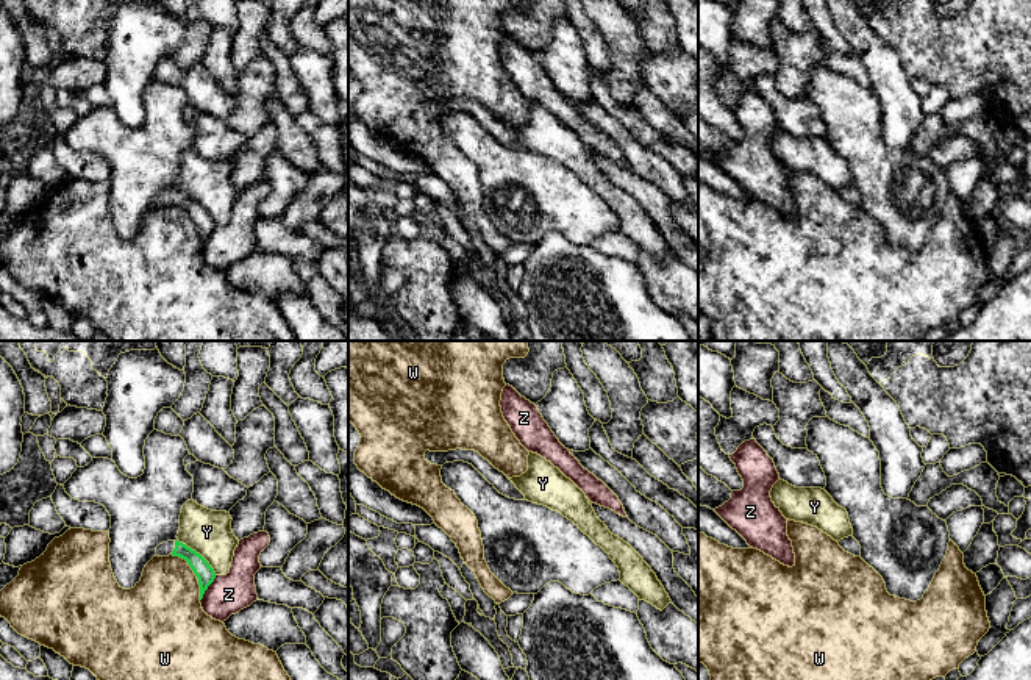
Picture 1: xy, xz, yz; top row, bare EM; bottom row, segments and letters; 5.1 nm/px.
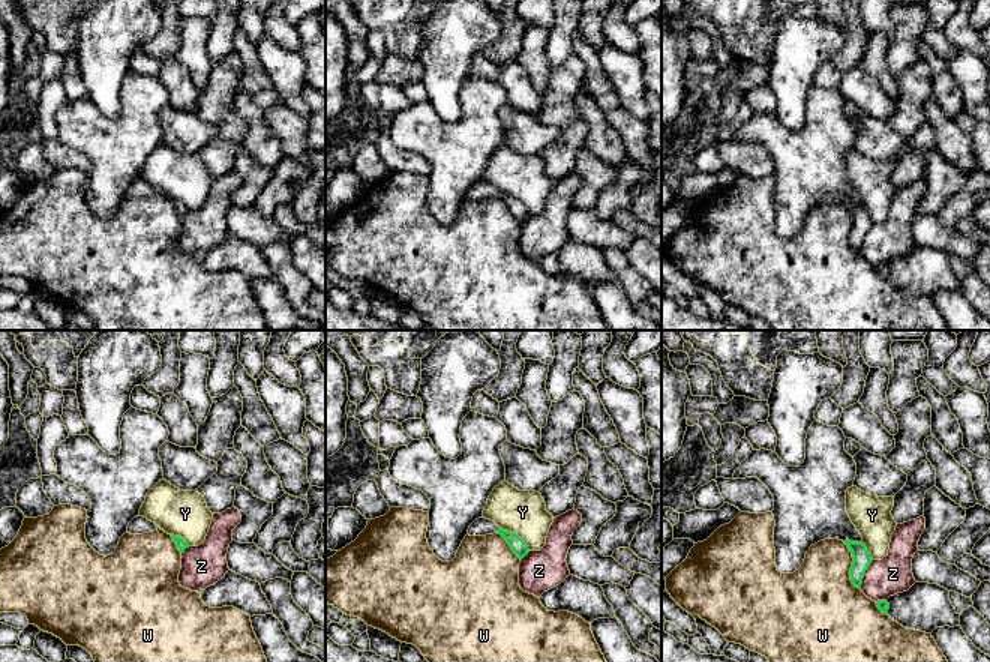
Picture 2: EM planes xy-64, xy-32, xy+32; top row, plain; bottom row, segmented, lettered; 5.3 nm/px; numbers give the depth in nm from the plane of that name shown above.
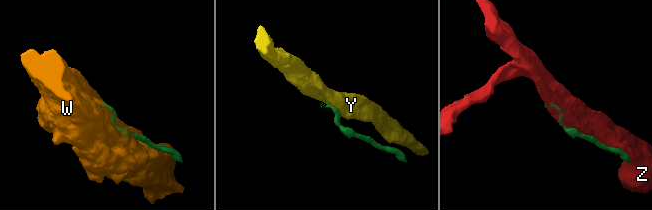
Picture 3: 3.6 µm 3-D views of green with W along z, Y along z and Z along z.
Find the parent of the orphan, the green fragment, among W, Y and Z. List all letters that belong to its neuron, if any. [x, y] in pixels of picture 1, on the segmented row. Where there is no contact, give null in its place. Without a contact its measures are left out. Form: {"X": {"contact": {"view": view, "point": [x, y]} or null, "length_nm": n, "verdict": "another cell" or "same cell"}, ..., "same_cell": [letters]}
{"W": {"contact": {"view": "xy", "point": [194, 572]}, "length_nm": 280, "verdict": "another cell"}, "Y": {"contact": {"view": "xy", "point": [199, 554]}, "length_nm": 260, "verdict": "another cell"}, "Z": {"contact": {"view": "xy", "point": [206, 588]}, "length_nm": 160, "verdict": "another cell"}, "same_cell": []}

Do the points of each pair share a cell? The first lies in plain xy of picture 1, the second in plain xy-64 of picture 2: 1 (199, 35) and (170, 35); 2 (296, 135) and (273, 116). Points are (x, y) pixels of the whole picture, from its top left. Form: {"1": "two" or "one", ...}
{"1": "one", "2": "two"}

